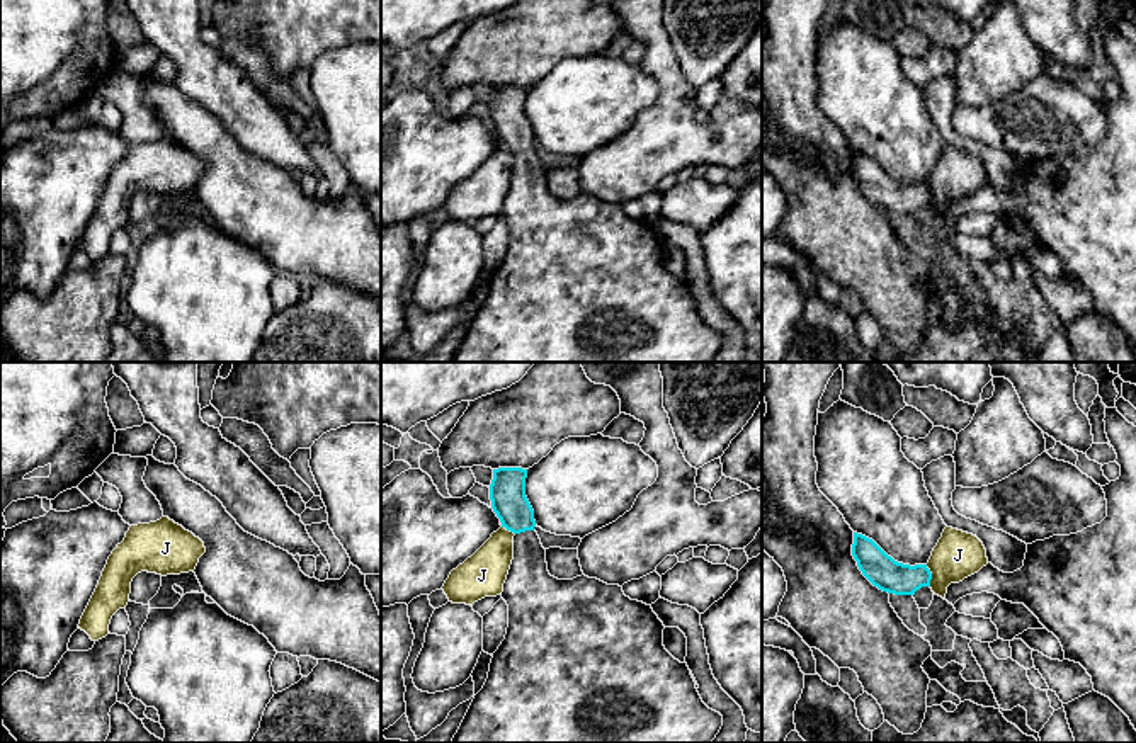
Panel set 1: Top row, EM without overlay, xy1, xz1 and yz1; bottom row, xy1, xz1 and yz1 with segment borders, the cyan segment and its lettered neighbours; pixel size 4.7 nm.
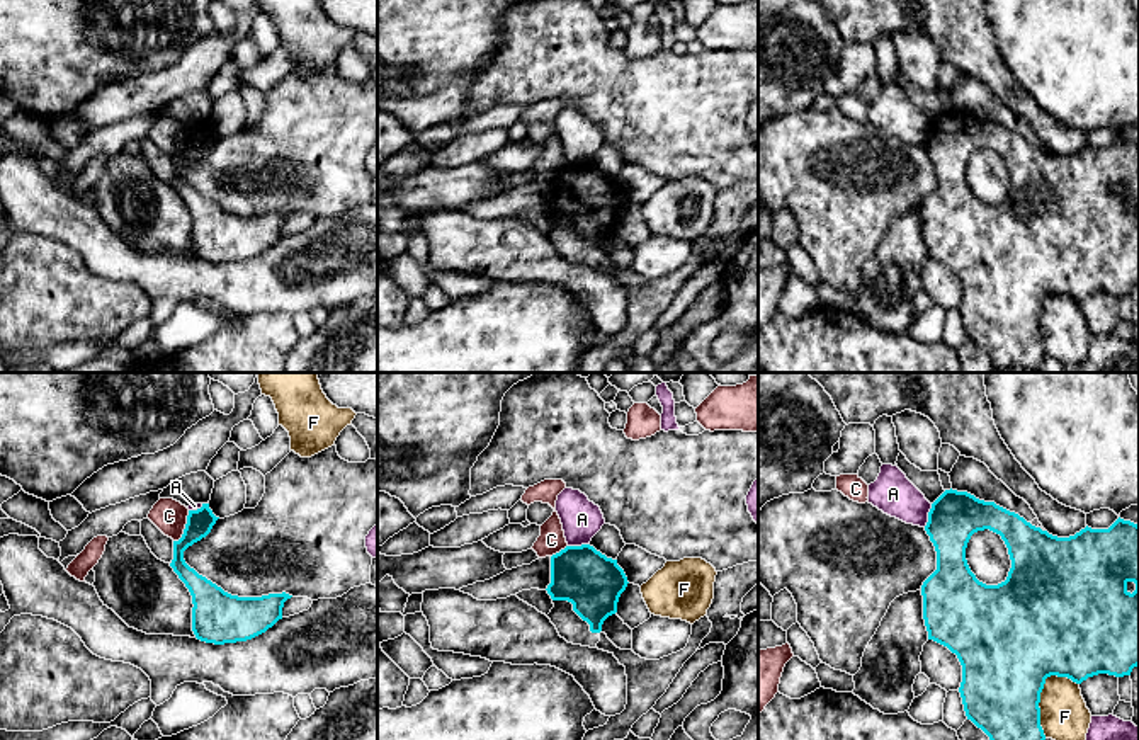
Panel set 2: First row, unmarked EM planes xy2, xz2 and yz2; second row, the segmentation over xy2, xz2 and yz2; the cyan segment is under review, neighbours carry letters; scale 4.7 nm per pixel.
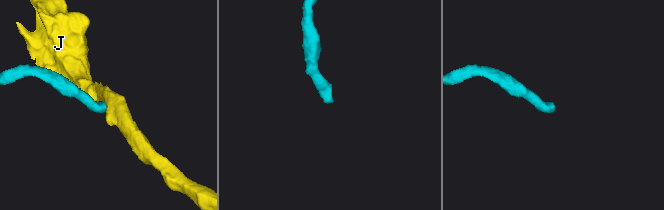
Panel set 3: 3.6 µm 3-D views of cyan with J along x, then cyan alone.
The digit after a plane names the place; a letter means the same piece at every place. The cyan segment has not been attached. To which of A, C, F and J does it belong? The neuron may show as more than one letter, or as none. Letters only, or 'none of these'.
none of these

